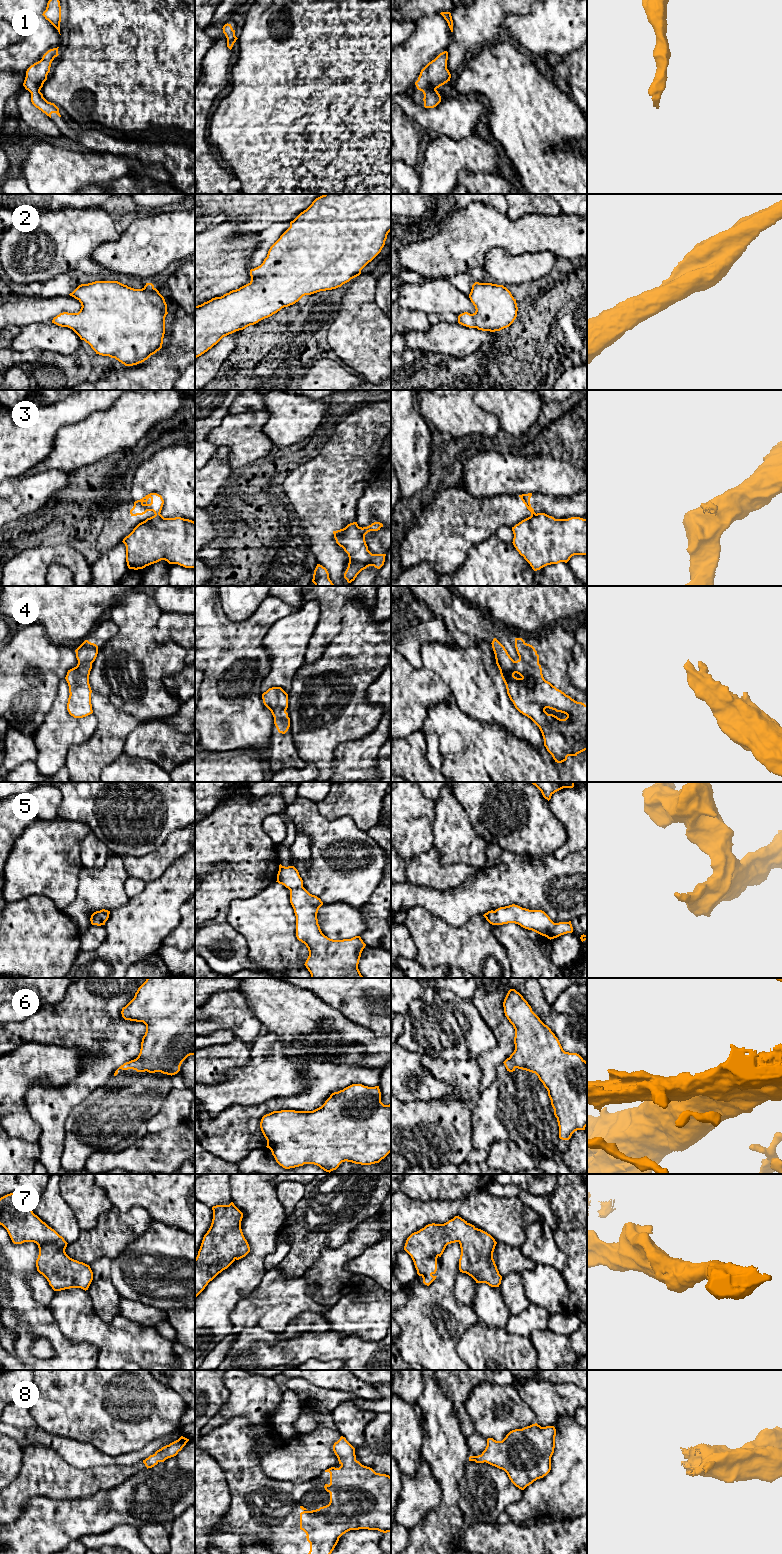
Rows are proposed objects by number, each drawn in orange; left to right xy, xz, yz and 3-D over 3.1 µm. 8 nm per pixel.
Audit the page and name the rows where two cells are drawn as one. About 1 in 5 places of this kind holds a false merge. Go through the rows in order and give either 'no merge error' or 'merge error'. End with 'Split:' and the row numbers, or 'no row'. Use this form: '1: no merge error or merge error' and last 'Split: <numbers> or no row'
1: no merge error
2: no merge error
3: merge error
4: no merge error
5: no merge error
6: no merge error
7: no merge error
8: no merge error
Split: 3

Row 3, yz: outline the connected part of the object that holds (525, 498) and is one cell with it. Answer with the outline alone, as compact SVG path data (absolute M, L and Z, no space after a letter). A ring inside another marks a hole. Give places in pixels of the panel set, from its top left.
M528 493L528 494L522 494L519 495L519 497L521 498L521 500L523 501L523 503L525 504L525 506L527 507L527 509L531 512L531 516L535 515L536 513L534 512L534 509L531 507L530 504L530 498L532 496L532 493ZM530 516L530 517L531 517Z

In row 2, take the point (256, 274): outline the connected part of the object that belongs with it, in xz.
M324 194L316 198L306 210L301 212L293 221L290 222L290 227L270 247L267 257L264 259L263 263L250 270L251 281L248 284L240 287L239 289L232 290L221 297L212 298L201 305L195 306L195 359L211 349L223 337L236 331L243 330L250 325L254 325L259 321L272 316L282 308L295 304L303 296L311 295L320 291L336 289L349 282L351 279L359 276L361 274L361 270L381 252L390 231L391 194Z

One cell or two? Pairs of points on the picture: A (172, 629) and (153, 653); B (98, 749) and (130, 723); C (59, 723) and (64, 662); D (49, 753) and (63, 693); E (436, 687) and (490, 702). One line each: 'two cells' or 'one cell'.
A: two cells
B: one cell
C: two cells
D: one cell
E: two cells

